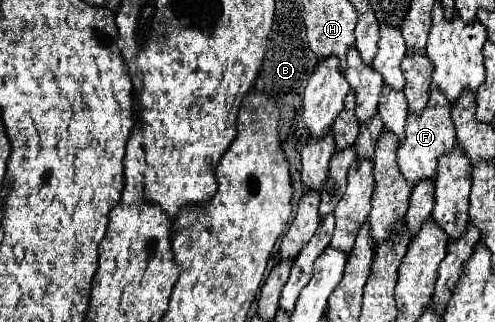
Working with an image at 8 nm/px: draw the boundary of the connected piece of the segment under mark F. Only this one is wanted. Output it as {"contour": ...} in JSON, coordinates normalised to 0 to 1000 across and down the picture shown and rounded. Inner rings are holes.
{"contour":[[[871,286],[863,342],[851,360],[822,366],[818,385],[818,441],[802,466],[806,528],[826,578],[842,578],[851,559],[875,559],[883,540],[883,509],[891,478],[907,478],[919,460],[919,391],[911,379],[911,323],[895,292]]]}

